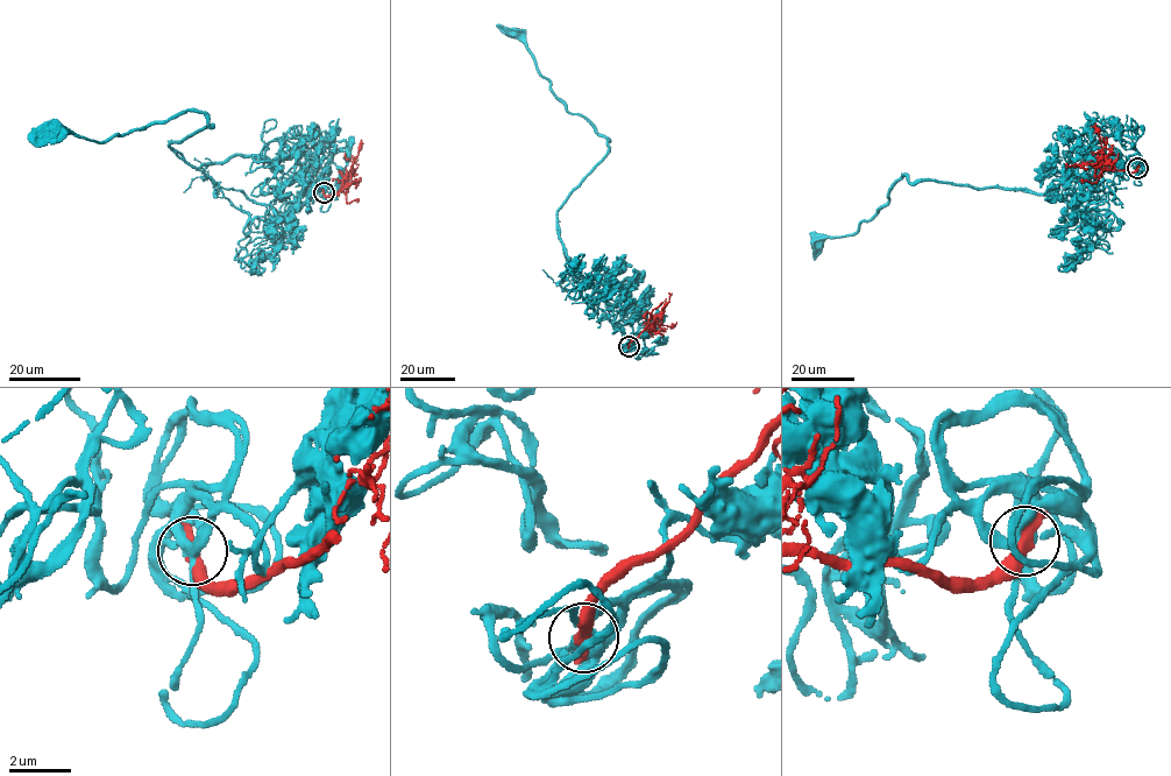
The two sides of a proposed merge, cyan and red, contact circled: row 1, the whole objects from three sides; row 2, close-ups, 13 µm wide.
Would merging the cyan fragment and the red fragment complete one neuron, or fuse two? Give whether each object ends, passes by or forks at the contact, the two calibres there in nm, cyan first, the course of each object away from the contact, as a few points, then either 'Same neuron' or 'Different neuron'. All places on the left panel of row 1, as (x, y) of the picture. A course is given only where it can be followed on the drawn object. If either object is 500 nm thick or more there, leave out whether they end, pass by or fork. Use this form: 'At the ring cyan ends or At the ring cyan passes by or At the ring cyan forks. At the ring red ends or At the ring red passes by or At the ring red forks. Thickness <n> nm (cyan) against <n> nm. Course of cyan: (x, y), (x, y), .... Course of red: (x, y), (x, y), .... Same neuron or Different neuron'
At the ring cyan forks. At the ring red passes by. Thickness 280 nm (cyan) against 340 nm. Course of cyan: (323, 191), (297, 139), (192, 166), (169, 146), (212, 126), (189, 110), (103, 142), (51, 133). Course of red: (323, 191), (331, 196), (347, 183), (357, 183), (359, 178), (357, 182). Different neuron

